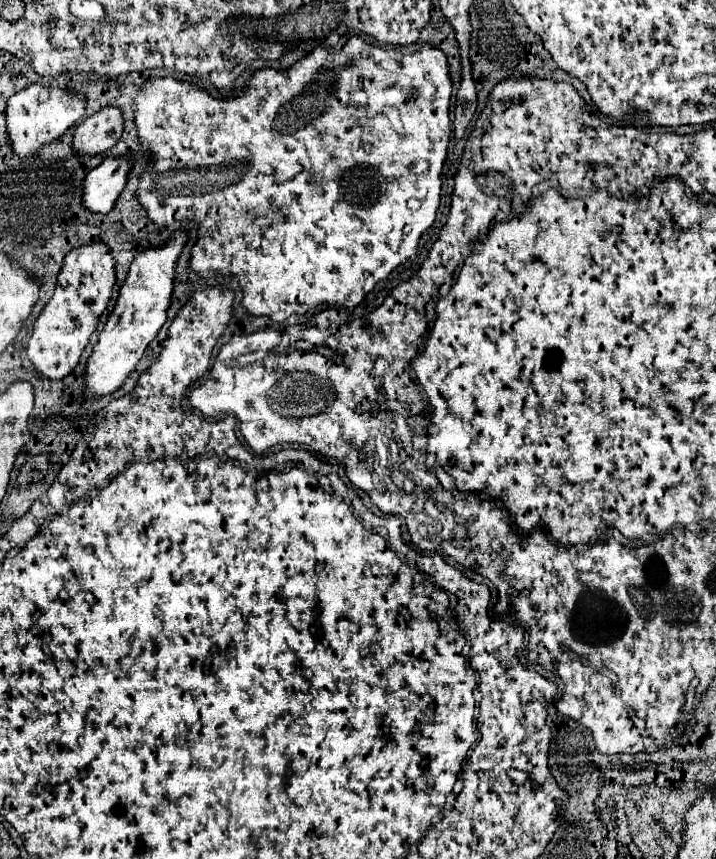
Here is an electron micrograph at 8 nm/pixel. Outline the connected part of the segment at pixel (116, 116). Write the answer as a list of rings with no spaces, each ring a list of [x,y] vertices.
[[[116,107],[102,109],[84,119],[74,133],[72,149],[76,155],[102,155],[112,149],[122,135],[122,113]]]

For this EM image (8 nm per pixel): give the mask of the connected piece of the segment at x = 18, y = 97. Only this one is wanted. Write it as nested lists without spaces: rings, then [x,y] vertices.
[[[34,83],[14,93],[8,99],[8,107],[6,107],[6,127],[8,127],[8,139],[10,139],[12,153],[20,159],[36,155],[44,145],[52,143],[68,127],[78,123],[84,117],[84,107],[86,107],[84,95],[70,93],[58,87],[44,87],[40,83]]]

